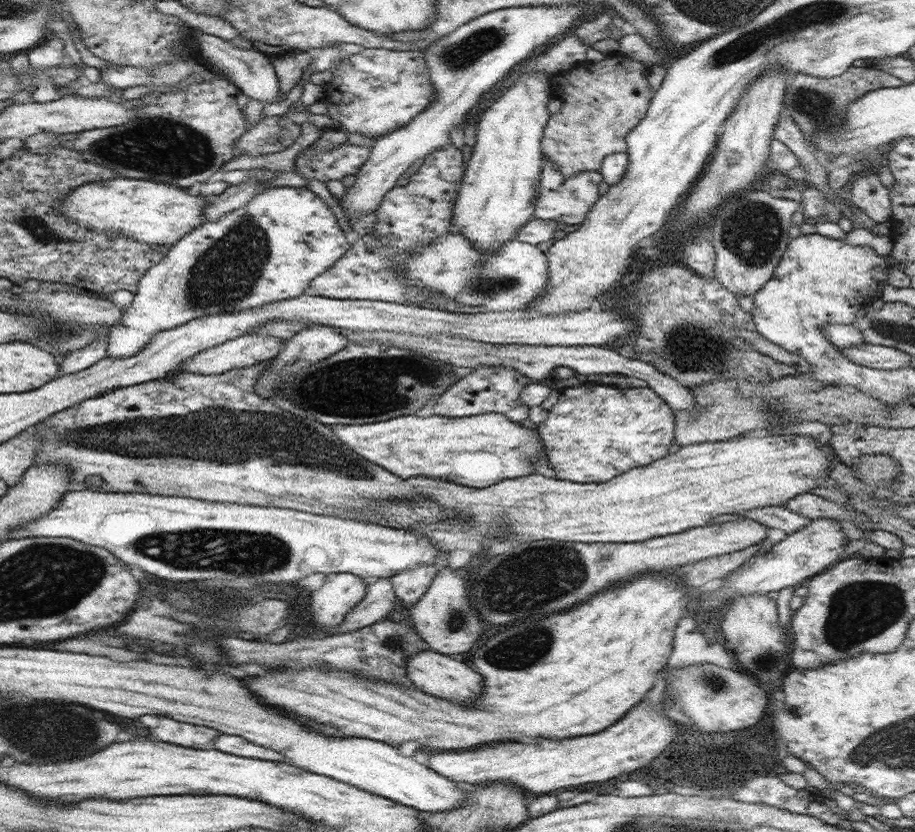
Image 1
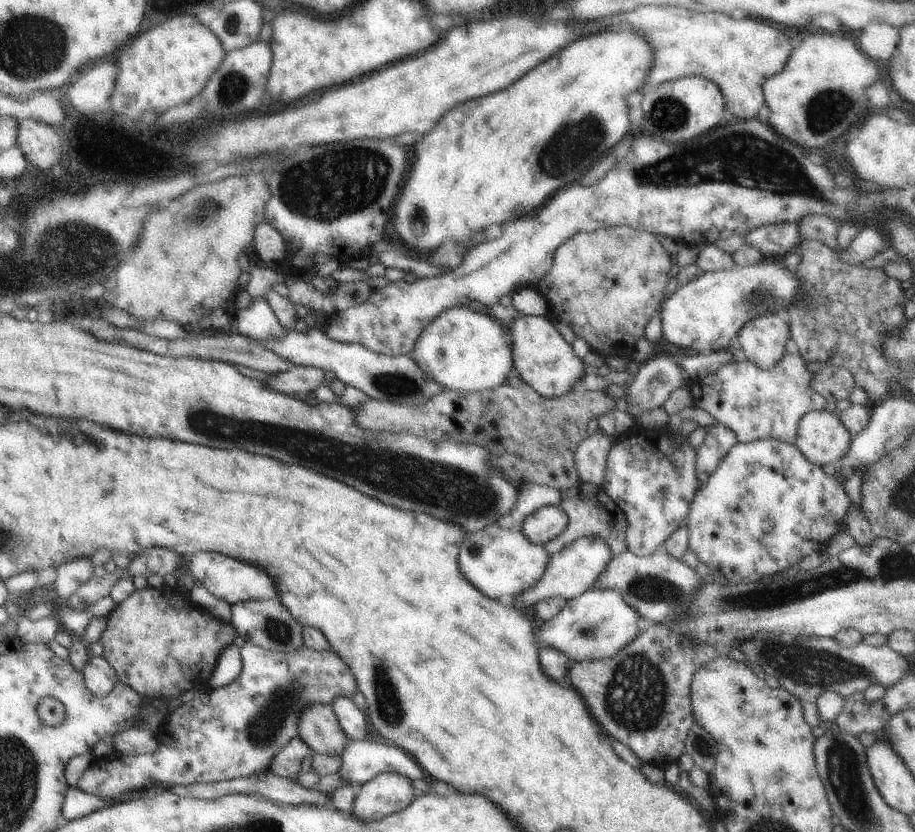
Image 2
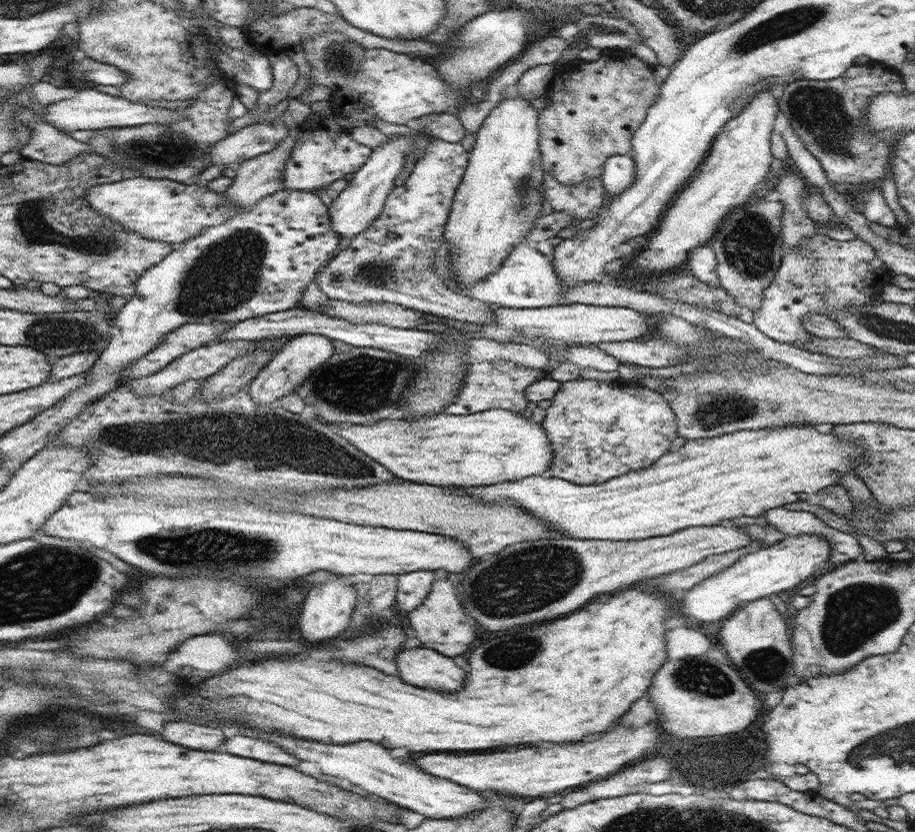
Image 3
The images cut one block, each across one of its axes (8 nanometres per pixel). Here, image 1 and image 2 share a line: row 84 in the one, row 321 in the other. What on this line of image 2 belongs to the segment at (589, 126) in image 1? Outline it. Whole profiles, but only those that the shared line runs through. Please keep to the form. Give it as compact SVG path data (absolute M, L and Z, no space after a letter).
M610 226L590 233L578 232L567 242L564 242L564 244L556 250L552 267L537 284L536 290L546 298L554 316L558 318L558 322L566 322L566 326L570 326L570 330L574 331L577 338L586 340L588 345L590 345L591 352L597 353L601 358L610 356L628 357L632 353L636 342L644 337L646 325L650 322L651 318L657 314L660 302L662 302L662 298L664 298L664 290L666 290L666 285L671 279L668 278L670 266L672 266L672 258L670 258L668 250L660 244L654 234L644 232L644 230L634 230L634 228L630 226Z

